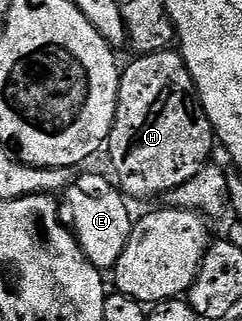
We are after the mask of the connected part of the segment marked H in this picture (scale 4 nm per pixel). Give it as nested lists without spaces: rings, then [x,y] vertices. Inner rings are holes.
[[[167,49],[151,55],[138,55],[127,67],[125,64],[118,81],[118,108],[108,140],[110,163],[118,174],[116,183],[123,196],[131,200],[169,196],[180,185],[192,181],[192,177],[196,177],[196,173],[200,173],[200,169],[211,162],[210,154],[214,147],[216,151],[214,127],[202,108],[202,100],[194,87],[194,78],[188,73],[186,62],[177,50]]]

